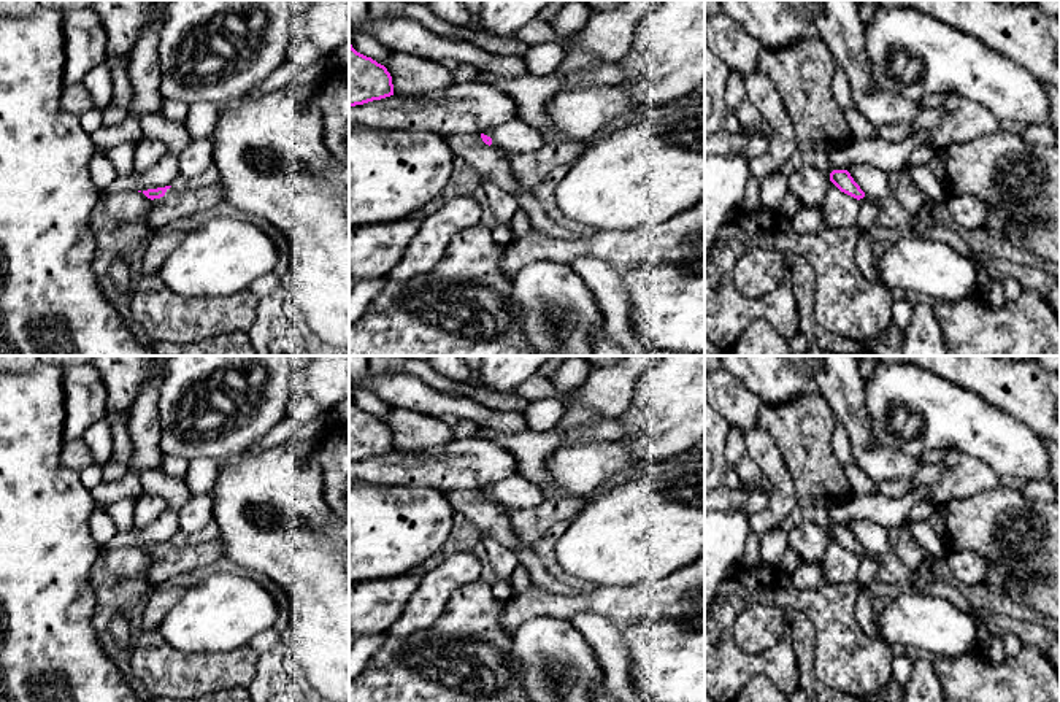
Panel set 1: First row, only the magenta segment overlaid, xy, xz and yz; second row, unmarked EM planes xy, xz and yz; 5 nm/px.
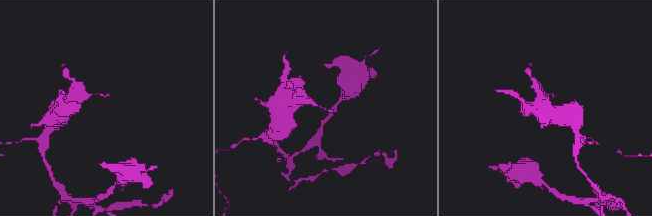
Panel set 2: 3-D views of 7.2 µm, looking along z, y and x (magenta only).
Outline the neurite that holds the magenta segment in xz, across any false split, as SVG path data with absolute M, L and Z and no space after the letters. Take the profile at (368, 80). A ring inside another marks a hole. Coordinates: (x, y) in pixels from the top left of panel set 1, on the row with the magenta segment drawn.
M349 43L349 106L390 95L394 95L394 84L387 68L357 52Z

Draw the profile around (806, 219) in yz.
M803 206L792 218L792 224L798 233L816 233L825 229L824 210Z

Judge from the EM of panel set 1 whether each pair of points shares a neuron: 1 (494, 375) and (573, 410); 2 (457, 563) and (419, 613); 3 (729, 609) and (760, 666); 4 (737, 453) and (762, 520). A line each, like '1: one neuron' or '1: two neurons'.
1: two neurons
2: one neuron
3: one neuron
4: two neurons

